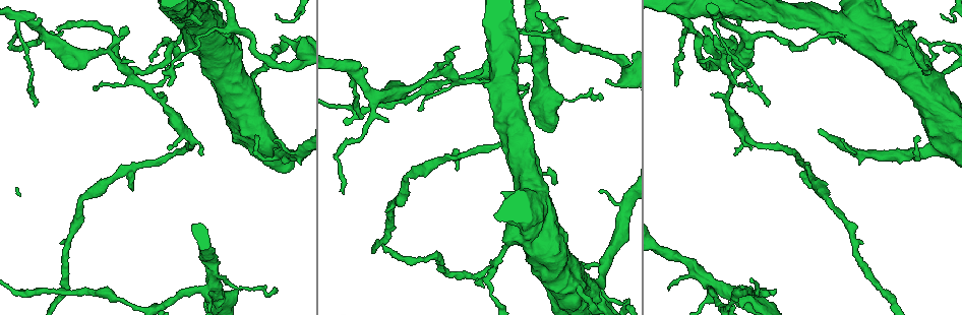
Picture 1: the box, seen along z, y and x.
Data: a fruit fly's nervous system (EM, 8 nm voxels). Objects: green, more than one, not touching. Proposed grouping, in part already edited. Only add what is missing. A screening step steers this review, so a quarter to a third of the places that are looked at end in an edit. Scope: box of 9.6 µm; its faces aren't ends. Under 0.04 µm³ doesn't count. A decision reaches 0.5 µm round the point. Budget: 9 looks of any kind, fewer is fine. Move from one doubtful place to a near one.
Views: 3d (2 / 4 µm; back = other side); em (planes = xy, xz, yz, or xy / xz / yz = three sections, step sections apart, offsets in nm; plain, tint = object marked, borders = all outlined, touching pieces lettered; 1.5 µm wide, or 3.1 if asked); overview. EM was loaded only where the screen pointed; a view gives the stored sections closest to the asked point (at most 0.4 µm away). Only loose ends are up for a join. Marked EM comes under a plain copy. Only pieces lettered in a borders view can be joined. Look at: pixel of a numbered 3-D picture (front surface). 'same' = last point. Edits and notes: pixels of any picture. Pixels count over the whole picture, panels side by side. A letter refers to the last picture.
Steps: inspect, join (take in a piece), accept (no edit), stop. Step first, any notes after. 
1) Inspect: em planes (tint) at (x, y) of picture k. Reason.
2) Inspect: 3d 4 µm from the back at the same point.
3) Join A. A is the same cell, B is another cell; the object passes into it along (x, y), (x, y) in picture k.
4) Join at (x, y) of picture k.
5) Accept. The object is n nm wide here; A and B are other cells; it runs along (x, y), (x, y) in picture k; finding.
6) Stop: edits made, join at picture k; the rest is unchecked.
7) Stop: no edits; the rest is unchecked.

Inspect: em planes (borders) at (897, 27) of picture 1. An open end.

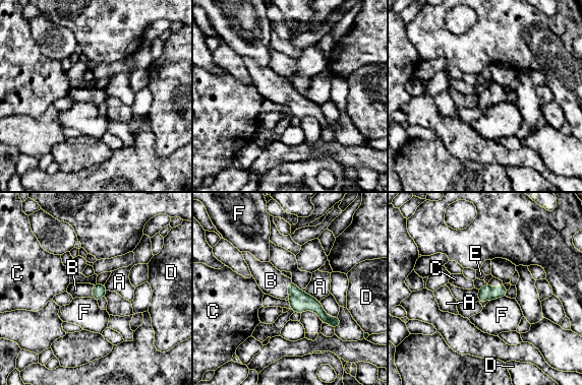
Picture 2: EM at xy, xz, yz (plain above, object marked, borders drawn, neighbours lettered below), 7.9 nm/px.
Join B. The longest contact is with A, 170 nm; B is the same cell, A, C, D, E and F are other cells; the object passes into it along (300, 302), (288, 287), (271, 280) in picture 2; it goes on there.

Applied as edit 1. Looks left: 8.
Inspect: overview. Redraw.

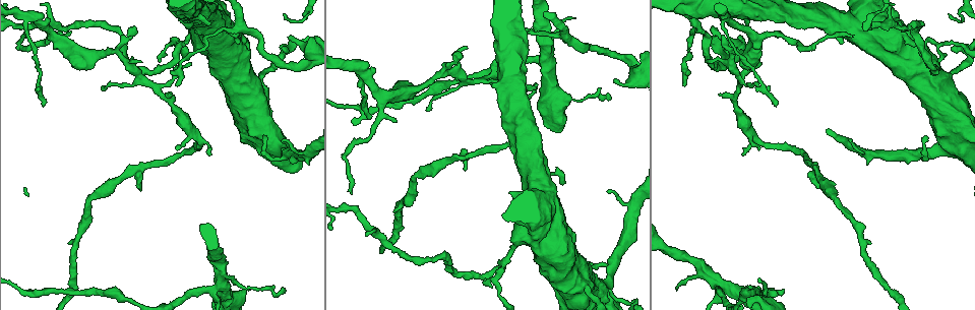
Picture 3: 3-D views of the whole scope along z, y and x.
Inspect: em yz step 8 (borders) at (682, 84) of picture 3. Branch stops here.

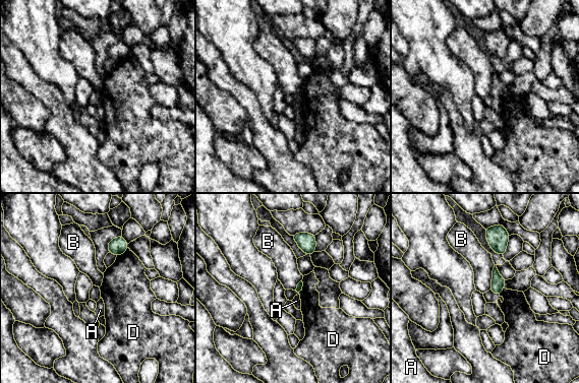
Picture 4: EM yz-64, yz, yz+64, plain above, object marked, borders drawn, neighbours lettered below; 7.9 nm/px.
Inspect: em planes (borders) at the same point. Cut it another way.

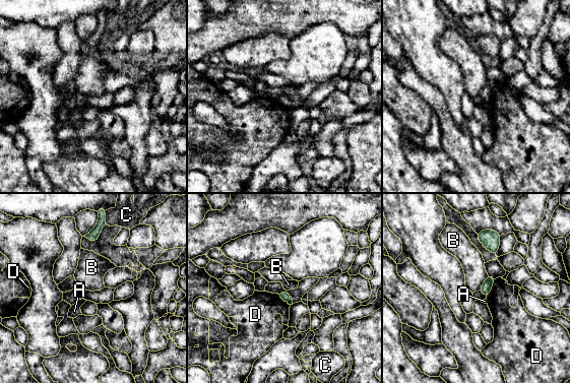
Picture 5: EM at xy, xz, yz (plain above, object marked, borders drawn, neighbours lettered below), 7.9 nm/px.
Accept. A, B, C and D are other cells; no lettered piece goes on from it.

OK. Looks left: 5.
Inspect: 3d 2 µm at (176, 147) of picture 3. Free end.

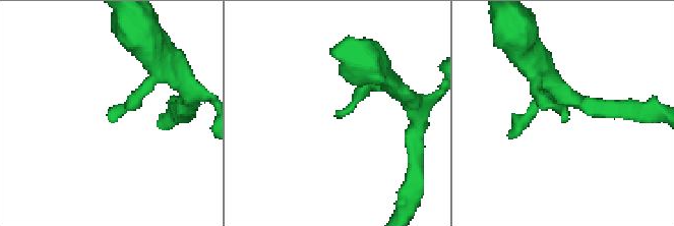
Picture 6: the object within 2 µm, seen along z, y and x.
Inspect: em planes (borders) at (566, 117) of picture 6.

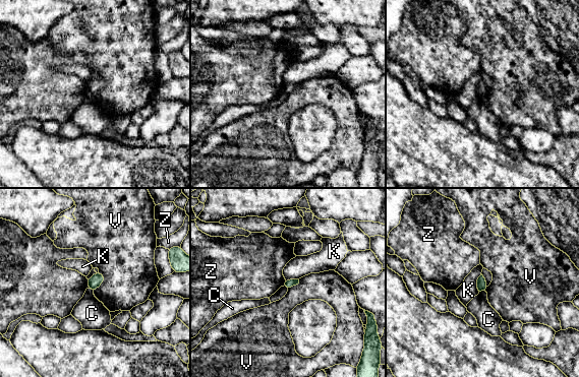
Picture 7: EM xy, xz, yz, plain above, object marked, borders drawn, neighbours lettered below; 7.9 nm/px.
Accept. C, K, V and Z are other cells; a border runs along (100, 271), (104, 281), (94, 292) in picture 7; none of them fits.

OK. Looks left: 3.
Inspect: 3d 4 µm at (712, 27) of picture 3. Tapers out.

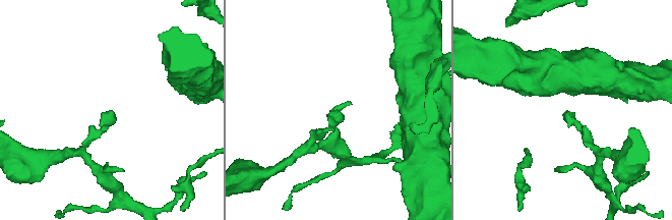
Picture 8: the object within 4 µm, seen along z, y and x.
Inspect: em yz step 8 (borders) at (567, 111) of picture 8.

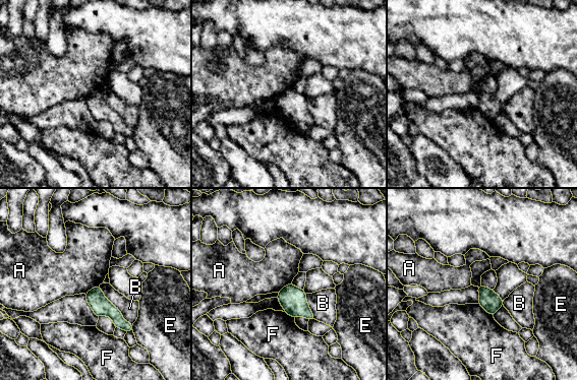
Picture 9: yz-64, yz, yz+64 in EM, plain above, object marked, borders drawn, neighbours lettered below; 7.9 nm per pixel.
Accept. The object is 150 nm wide here; A, B, E and F are other cells; a border runs along (99, 284), (96, 284), (84, 294) in picture 9; none of them fits.

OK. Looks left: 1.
Stop: edits made, join at picture 2; the rest is unchecked.

